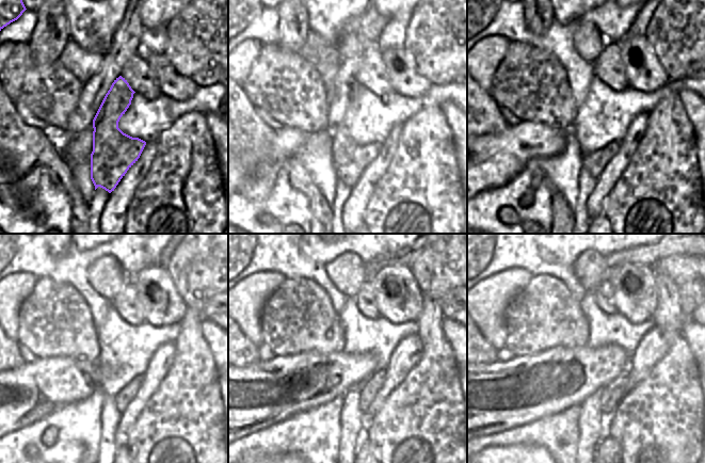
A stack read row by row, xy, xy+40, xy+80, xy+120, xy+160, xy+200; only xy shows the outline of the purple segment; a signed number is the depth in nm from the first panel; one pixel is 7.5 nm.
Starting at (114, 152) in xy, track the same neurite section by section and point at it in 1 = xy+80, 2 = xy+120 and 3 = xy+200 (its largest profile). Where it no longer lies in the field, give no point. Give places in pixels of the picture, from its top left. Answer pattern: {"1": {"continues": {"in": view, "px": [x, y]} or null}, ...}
{"1": {"continues": {"in": "xy+80", "px": [594, 162]}}, "2": {"continues": {"in": "xy+120", "px": [122, 399]}}, "3": {"continues": {"in": "xy+200", "px": [604, 396]}}}

